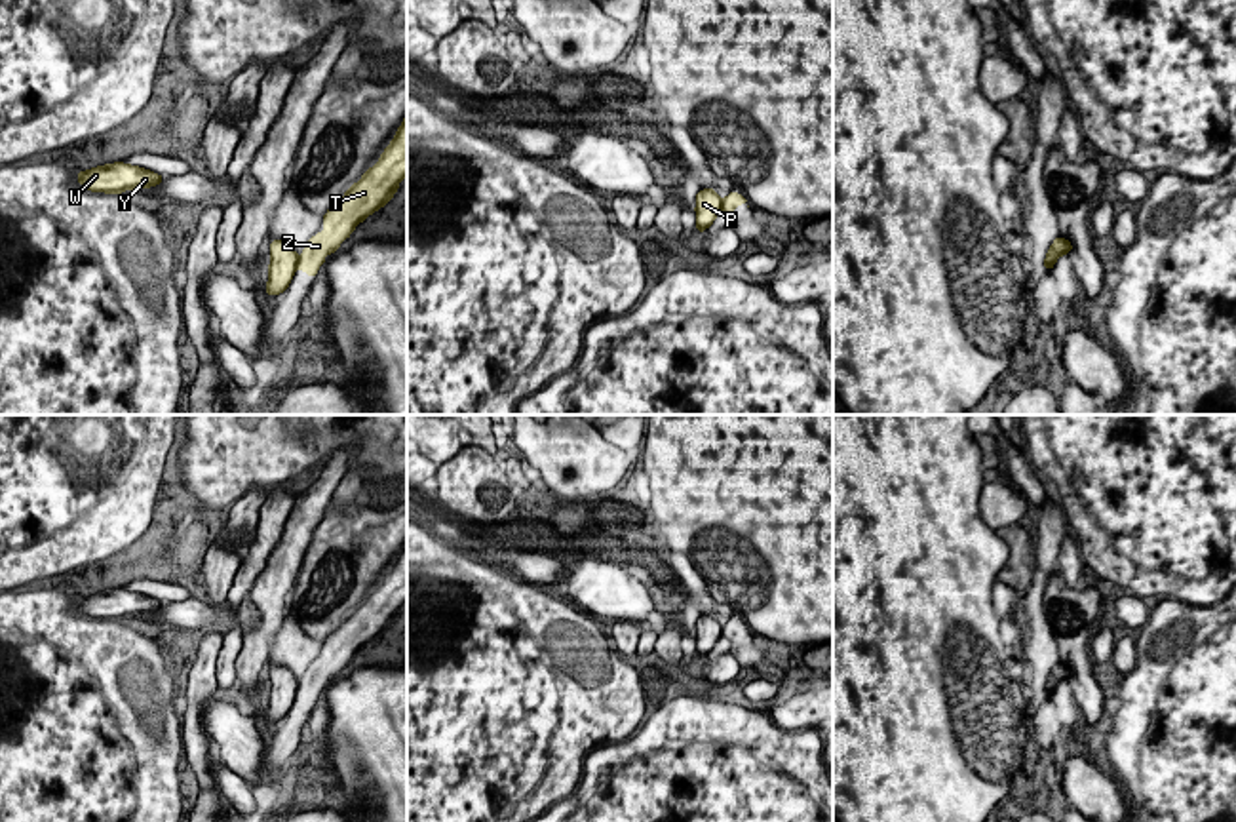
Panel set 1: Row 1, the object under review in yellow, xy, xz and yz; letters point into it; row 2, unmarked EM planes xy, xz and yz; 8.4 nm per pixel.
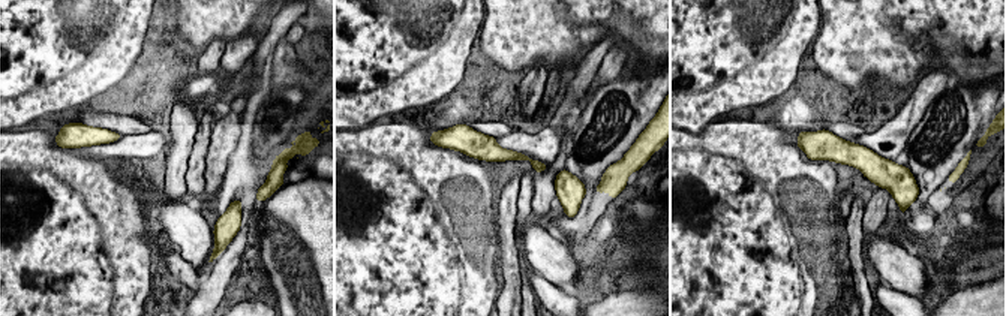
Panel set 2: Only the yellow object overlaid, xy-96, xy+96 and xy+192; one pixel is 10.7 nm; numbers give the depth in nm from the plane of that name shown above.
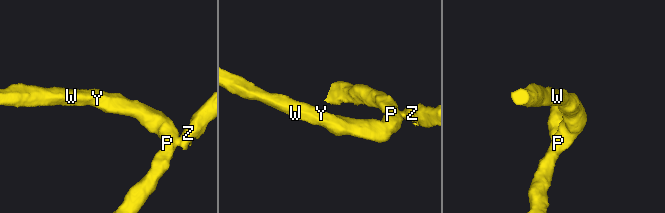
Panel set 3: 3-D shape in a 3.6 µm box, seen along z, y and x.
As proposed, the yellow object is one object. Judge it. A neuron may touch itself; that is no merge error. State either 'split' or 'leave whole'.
split

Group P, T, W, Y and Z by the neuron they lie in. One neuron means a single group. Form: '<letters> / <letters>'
P W Y / T Z

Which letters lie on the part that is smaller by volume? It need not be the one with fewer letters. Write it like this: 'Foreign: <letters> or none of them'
Foreign: T, Z

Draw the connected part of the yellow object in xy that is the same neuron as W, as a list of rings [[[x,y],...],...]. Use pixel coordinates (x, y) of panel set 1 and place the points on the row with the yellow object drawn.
[[[124,162],[78,171],[78,183],[93,192],[122,194],[131,188],[148,188],[164,183],[164,177]]]

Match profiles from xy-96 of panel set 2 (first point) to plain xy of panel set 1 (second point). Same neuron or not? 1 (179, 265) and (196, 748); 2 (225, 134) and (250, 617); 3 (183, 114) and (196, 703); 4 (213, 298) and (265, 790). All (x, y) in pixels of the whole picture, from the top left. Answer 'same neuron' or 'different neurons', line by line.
1: different neurons
2: different neurons
3: same neuron
4: same neuron

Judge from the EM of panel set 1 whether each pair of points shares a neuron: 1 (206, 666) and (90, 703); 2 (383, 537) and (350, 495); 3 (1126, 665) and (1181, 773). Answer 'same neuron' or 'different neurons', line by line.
1: different neurons
2: different neurons
3: different neurons

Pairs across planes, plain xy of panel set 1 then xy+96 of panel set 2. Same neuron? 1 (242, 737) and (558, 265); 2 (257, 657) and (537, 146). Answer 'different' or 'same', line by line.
1: same
2: different

